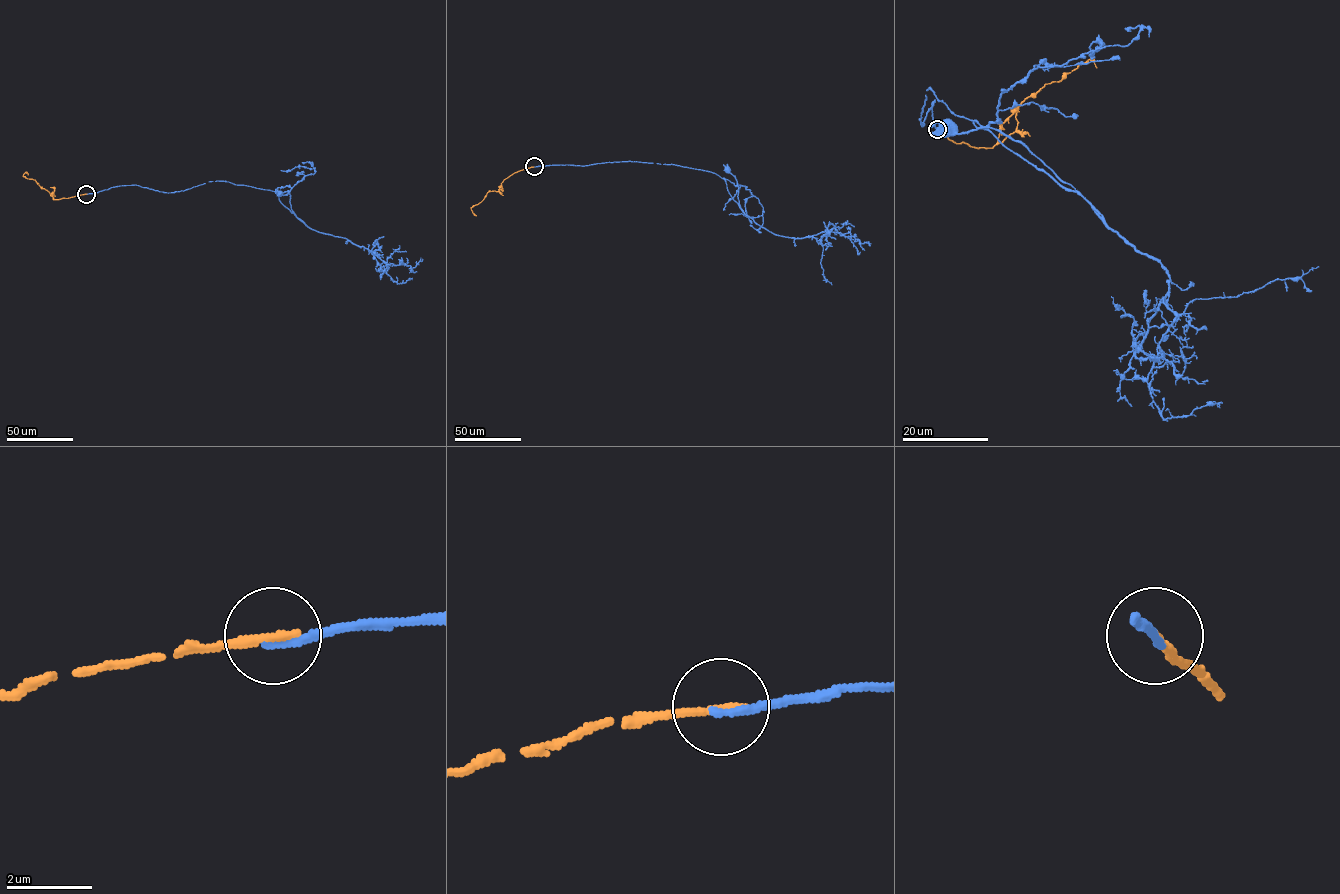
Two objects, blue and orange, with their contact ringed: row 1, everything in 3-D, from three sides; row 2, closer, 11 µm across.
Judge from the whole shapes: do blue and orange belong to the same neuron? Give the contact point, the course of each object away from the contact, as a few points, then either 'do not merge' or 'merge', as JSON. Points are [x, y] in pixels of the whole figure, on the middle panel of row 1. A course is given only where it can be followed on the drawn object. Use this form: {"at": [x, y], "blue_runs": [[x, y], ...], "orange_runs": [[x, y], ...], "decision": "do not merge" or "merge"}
{"at": [534, 166], "blue_runs": [[534, 167], [629, 161], [672, 164], [712, 172], [725, 181], [728, 192], [741, 209], [737, 180], [728, 169]], "orange_runs": [[534, 167], [515, 172], [501, 183], [498, 191], [489, 191], [471, 208], [476, 216]], "decision": "merge"}

